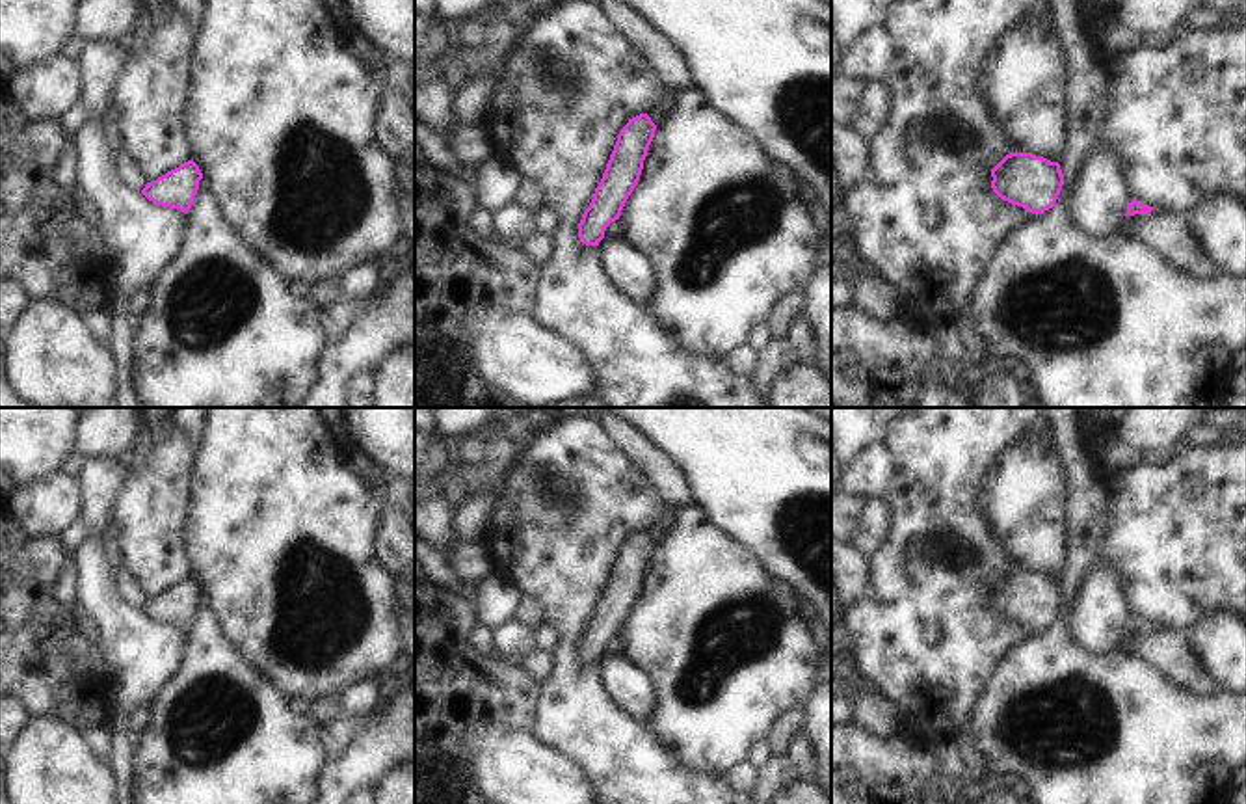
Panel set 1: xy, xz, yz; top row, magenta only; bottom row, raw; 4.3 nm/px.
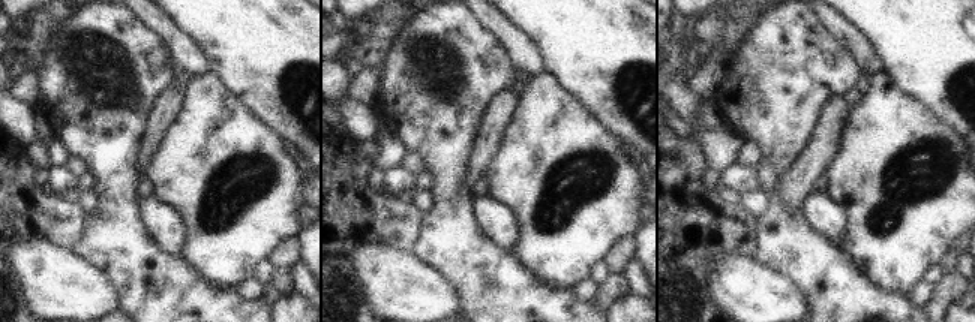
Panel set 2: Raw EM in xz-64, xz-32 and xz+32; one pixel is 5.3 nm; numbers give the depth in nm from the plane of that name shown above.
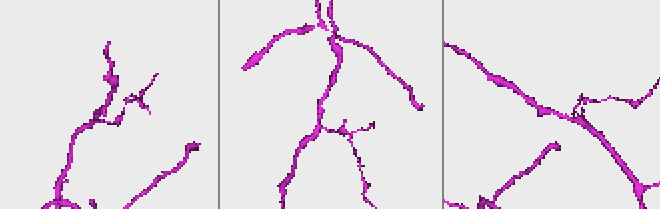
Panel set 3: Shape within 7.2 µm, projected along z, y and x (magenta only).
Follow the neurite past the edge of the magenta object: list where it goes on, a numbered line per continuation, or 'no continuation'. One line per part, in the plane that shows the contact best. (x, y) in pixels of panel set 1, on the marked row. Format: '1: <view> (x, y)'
no continuation

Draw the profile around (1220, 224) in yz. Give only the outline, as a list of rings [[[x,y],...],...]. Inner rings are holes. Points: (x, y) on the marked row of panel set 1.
[[[1216,195],[1185,218],[1222,274],[1244,279],[1246,203],[1233,195]]]

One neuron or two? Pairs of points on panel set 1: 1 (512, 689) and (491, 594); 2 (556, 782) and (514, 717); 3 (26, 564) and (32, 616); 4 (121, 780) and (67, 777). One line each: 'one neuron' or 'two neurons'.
1: two neurons
2: two neurons
3: one neuron
4: two neurons

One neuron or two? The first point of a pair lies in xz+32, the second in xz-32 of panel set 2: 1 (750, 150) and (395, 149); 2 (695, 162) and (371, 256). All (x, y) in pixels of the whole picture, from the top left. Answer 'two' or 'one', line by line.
1: two
2: two

